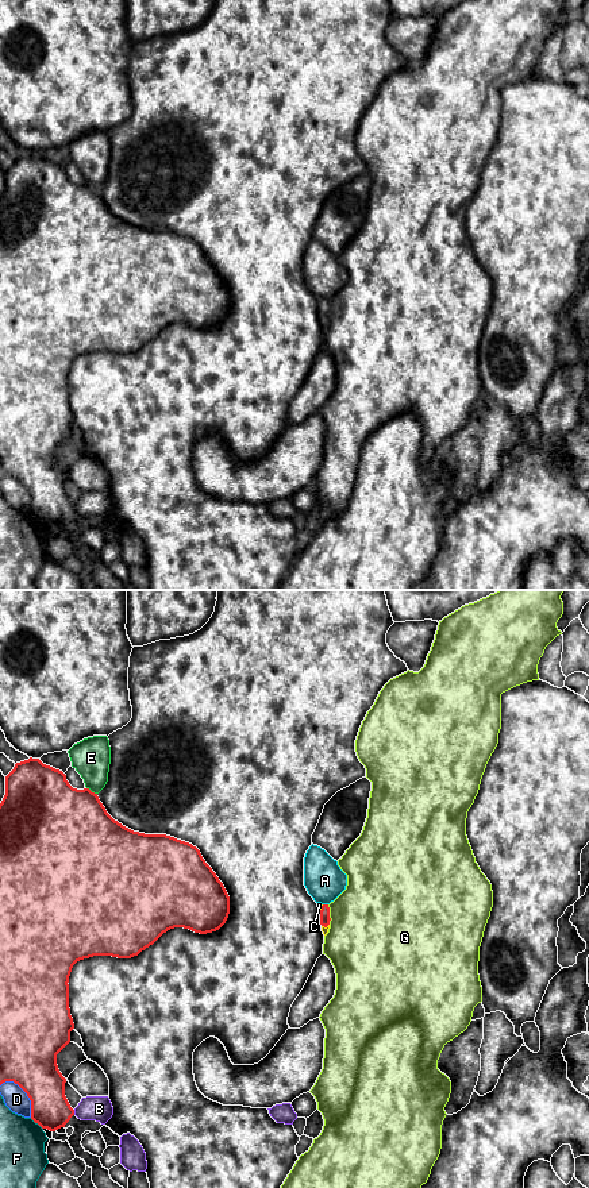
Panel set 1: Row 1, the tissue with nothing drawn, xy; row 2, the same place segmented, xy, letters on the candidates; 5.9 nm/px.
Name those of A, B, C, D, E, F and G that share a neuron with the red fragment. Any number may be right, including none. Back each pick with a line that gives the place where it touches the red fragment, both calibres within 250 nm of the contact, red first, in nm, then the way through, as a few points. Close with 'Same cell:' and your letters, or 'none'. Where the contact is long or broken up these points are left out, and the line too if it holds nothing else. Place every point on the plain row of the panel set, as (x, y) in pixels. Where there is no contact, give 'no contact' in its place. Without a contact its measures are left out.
C: contact xy (322, 304); calibres 60 and 30 nm; way xy (324, 308), (322, 304), (319, 300)
Same cell: C

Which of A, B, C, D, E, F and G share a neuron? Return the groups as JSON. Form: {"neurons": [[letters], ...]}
{"neurons": [["A"], ["B"], ["C"], ["D"], ["E"], ["F"], ["G"]]}

